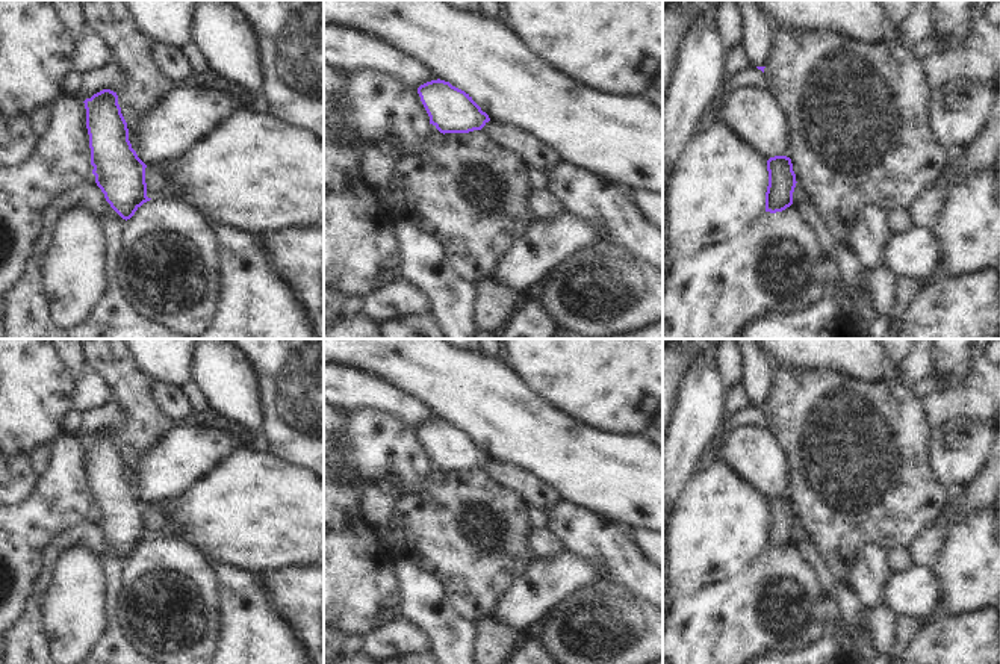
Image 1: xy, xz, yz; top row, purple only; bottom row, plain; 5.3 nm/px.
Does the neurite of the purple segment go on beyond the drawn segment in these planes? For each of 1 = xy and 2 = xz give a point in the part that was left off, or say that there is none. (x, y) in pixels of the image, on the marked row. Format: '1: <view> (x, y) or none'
1: none
2: none

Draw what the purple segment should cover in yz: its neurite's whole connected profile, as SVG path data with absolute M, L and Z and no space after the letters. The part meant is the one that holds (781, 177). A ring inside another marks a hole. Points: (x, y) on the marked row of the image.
M787 156L770 157L767 171L766 212L782 212L793 204L793 192L797 183L791 159Z

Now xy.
M103 89L85 101L91 165L110 207L130 219L147 197L145 168L129 141L116 92Z

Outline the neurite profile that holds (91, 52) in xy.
M88 32L76 44L74 71L83 74L115 61L113 51L104 39L94 32Z

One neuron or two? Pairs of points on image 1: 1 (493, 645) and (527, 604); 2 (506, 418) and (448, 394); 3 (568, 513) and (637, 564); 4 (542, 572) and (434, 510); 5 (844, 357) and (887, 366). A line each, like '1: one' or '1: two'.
1: two
2: one
3: one
4: two
5: one

